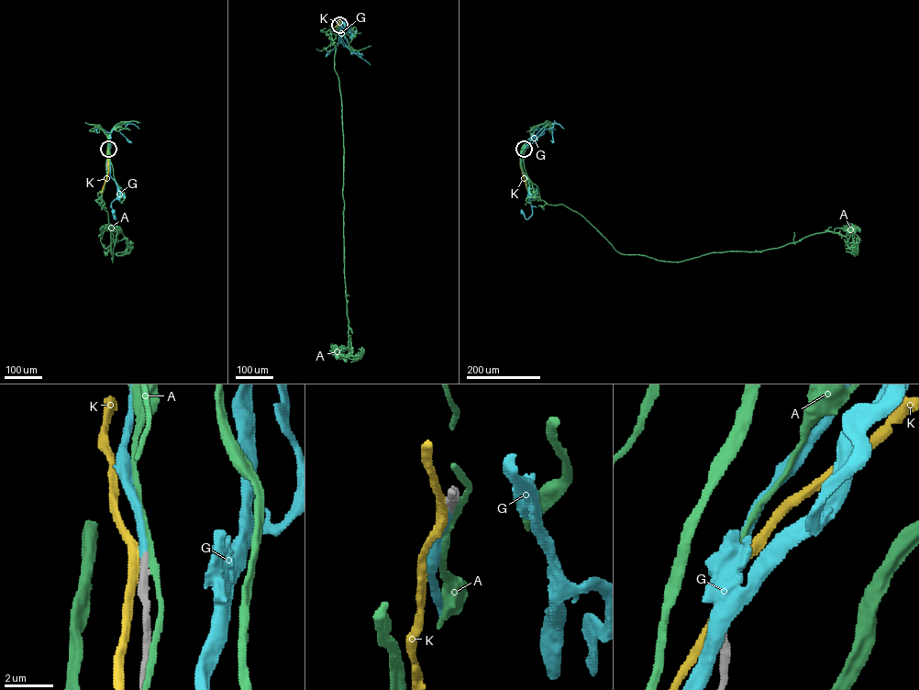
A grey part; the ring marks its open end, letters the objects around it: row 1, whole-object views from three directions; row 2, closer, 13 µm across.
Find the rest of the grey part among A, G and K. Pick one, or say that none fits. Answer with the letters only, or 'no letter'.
G

